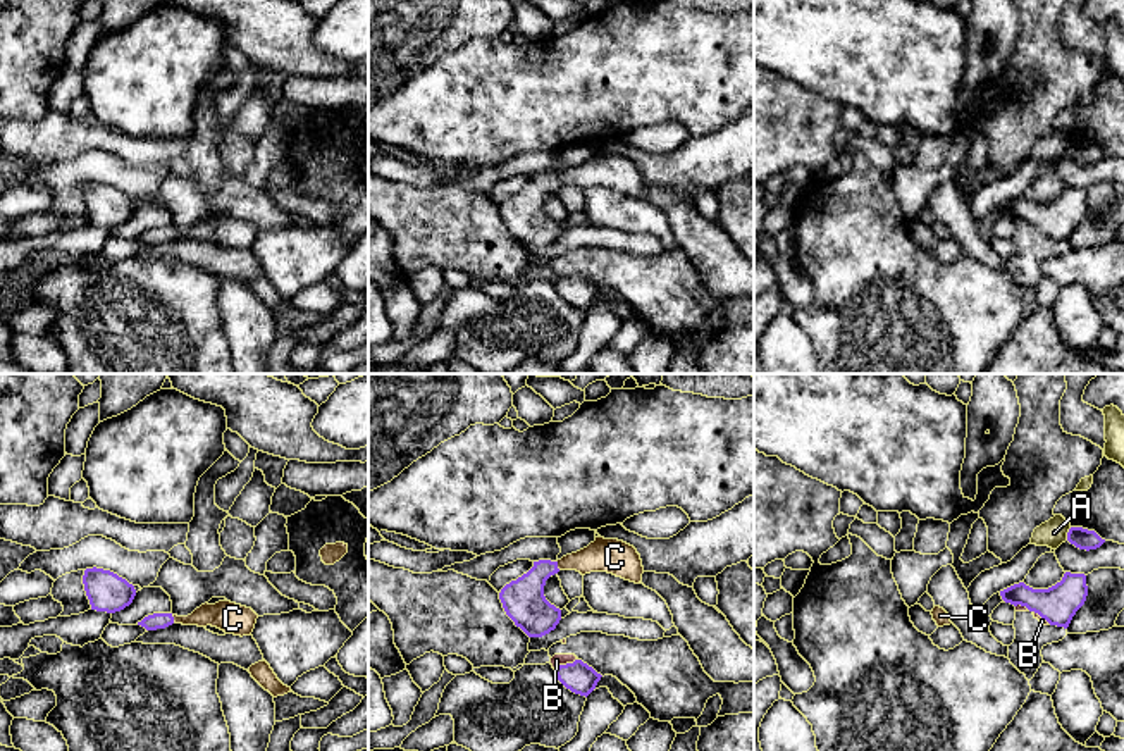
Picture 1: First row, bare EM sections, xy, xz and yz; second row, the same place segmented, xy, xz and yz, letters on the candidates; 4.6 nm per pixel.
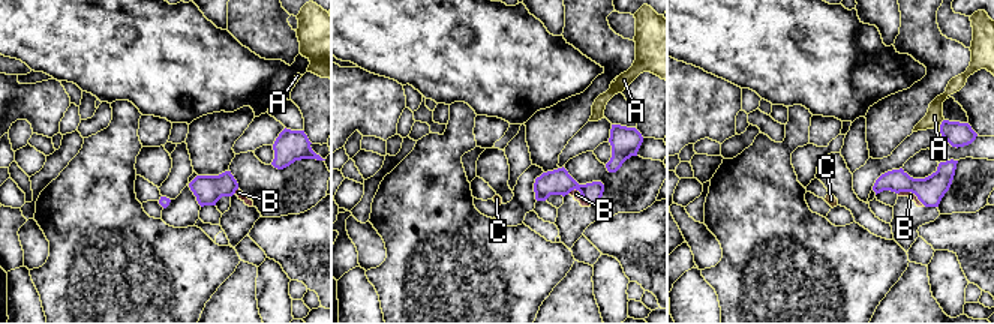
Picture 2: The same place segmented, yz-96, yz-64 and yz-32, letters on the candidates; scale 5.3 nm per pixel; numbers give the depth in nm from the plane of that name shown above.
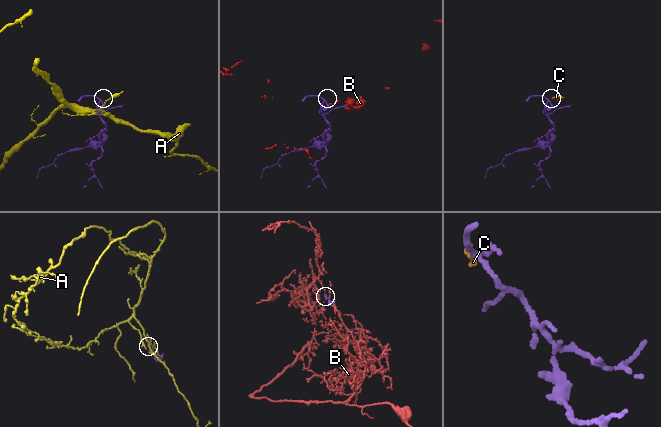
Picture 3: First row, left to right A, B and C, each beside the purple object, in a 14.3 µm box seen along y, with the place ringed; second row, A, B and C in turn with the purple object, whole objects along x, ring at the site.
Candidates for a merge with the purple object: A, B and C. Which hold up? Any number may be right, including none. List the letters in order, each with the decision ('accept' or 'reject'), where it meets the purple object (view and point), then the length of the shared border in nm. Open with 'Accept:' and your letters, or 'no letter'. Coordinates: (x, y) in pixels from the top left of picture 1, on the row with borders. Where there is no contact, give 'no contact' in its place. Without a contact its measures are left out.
Accept: C
A: reject; contact yz (1068, 534); length 70 nm
B: reject; contact xz (567, 664); length 120 nm
C: accept; contact xz (556, 565); length 40 nm

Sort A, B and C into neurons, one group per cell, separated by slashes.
A / B / C

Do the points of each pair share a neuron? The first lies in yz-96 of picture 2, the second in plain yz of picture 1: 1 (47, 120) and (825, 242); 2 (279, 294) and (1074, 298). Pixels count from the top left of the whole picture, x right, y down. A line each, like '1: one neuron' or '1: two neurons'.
1: one neuron
2: one neuron

